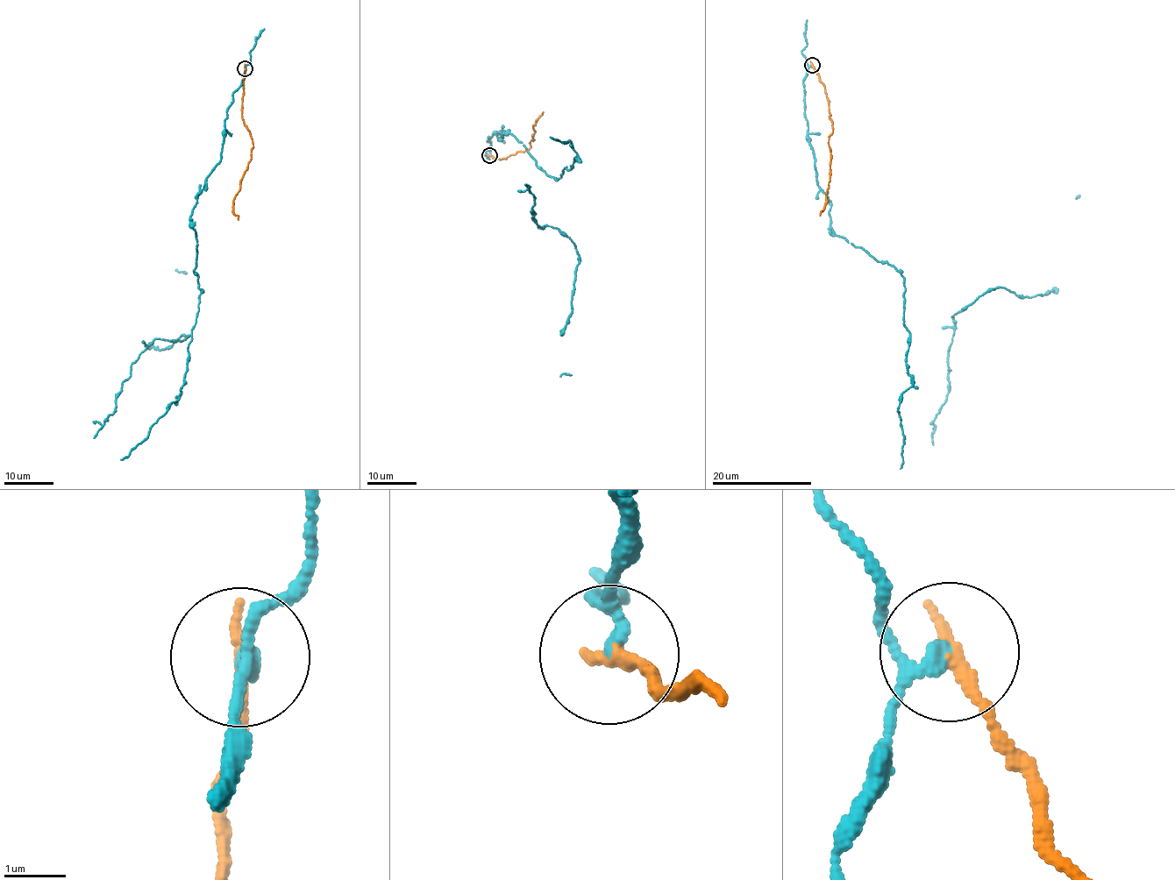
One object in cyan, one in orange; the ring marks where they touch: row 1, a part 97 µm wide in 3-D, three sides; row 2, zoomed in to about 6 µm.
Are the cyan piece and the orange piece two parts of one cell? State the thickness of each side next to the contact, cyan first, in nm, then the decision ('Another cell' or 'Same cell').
Thickness 180 nm (cyan) against 220 nm. Another cell

